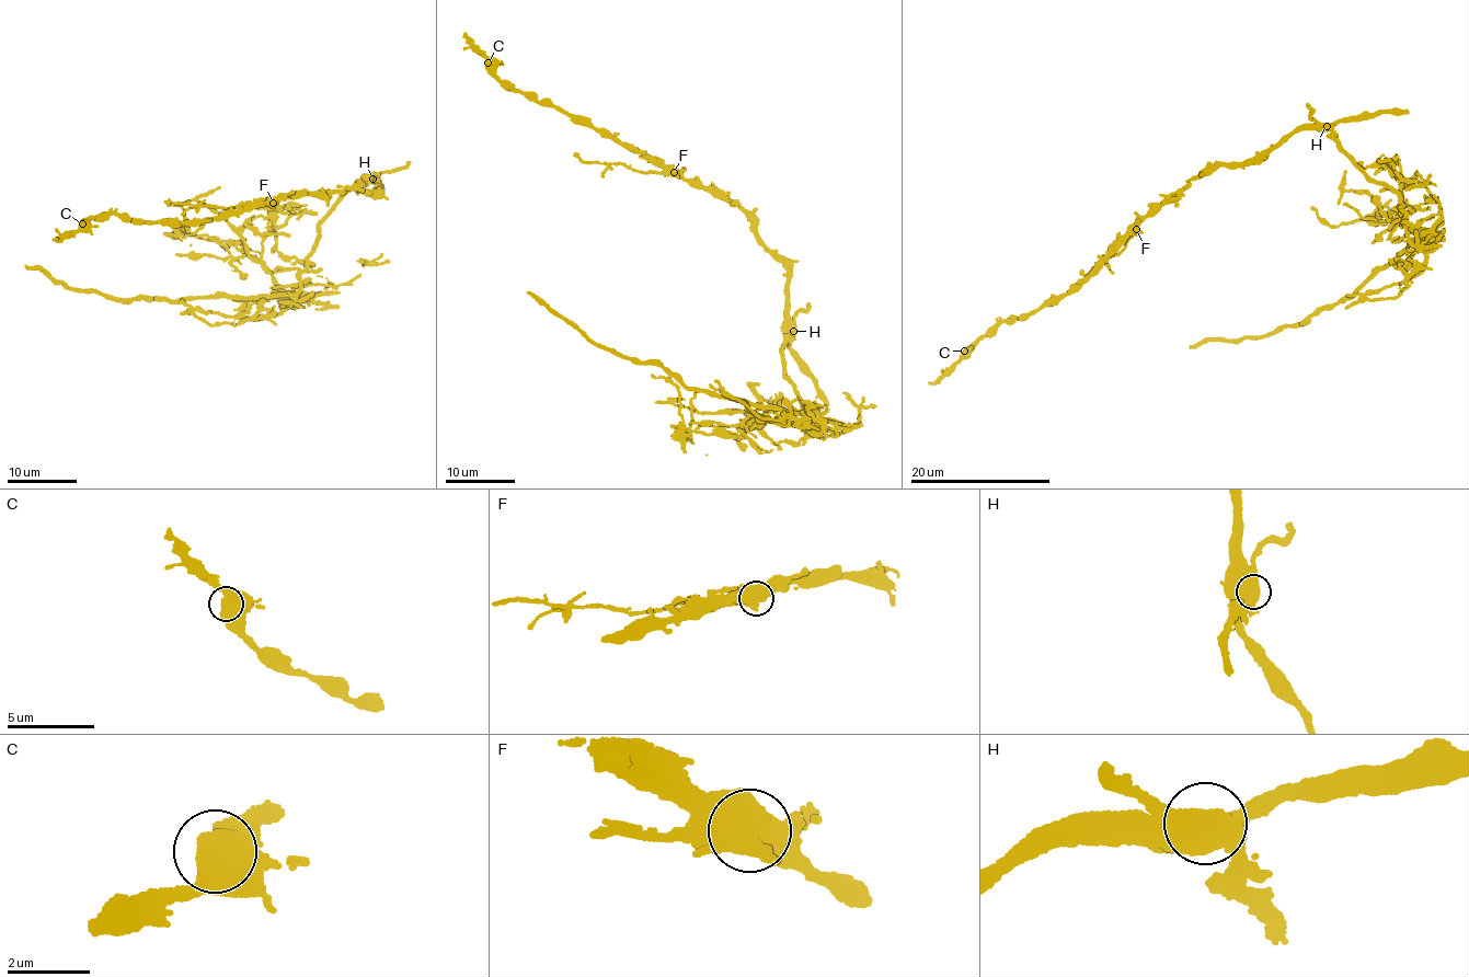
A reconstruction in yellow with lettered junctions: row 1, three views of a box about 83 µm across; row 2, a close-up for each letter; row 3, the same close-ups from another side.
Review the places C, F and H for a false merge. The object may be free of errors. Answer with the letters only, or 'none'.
H

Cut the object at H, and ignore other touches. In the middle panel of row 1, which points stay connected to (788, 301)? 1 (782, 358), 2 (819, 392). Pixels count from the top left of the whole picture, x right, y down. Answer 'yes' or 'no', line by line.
1: no
2: yes

